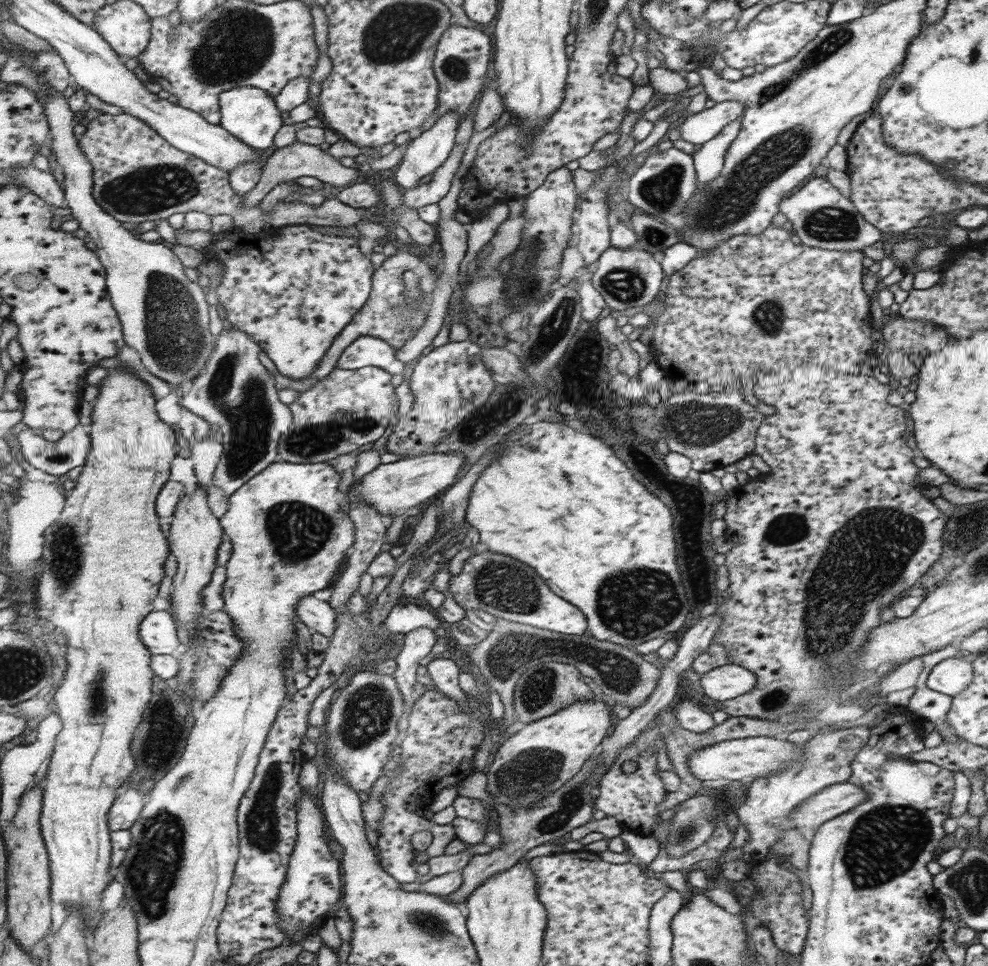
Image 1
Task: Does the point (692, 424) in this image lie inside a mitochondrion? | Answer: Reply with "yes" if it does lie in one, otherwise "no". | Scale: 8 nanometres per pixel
yes

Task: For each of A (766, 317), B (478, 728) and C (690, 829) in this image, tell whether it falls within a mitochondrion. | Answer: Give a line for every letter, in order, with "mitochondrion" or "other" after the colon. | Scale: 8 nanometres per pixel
A: mitochondrion
B: other
C: mitochondrion

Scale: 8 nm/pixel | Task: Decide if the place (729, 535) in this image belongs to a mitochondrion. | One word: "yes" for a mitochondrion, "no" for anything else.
no

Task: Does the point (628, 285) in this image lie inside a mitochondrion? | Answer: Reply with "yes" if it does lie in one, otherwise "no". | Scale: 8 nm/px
yes

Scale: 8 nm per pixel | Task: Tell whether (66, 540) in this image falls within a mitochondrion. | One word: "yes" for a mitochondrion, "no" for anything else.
yes

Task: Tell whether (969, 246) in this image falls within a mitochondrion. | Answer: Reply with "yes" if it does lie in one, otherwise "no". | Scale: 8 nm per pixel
no

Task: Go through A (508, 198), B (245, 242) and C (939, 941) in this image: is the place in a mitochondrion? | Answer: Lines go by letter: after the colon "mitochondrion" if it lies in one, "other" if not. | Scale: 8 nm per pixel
A: other
B: other
C: other

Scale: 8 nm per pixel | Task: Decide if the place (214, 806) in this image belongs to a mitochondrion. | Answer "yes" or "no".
no

